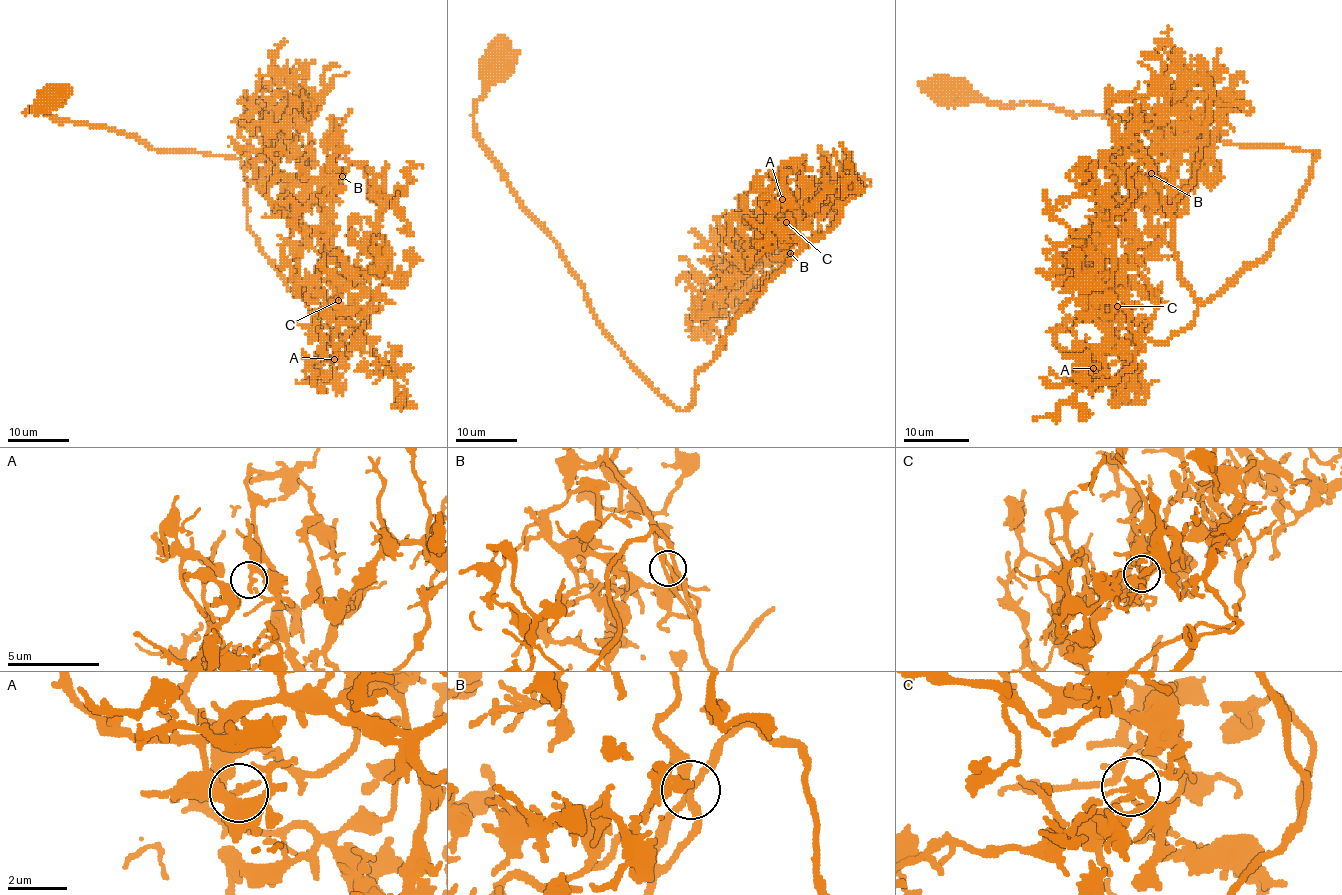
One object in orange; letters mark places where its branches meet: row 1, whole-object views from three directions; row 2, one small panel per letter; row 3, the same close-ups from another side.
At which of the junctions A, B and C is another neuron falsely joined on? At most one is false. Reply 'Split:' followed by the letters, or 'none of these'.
Split: none of these

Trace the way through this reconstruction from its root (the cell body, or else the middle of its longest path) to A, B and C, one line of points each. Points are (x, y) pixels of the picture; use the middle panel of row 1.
A: (500, 59), (476, 104), (477, 140), (603, 333), (680, 410), (734, 319), (803, 247), (782, 199)
B: (500, 59), (476, 104), (477, 140), (603, 333), (677, 408), (790, 253)
C: (500, 59), (477, 140), (603, 333), (677, 408), (803, 247), (797, 208), (787, 222)

